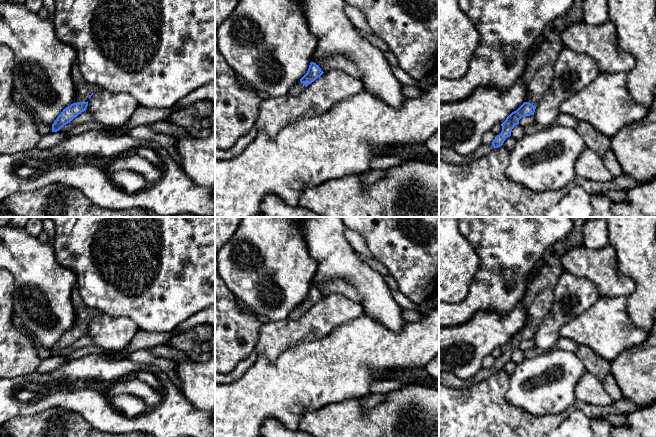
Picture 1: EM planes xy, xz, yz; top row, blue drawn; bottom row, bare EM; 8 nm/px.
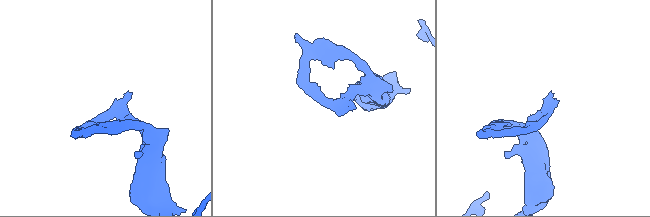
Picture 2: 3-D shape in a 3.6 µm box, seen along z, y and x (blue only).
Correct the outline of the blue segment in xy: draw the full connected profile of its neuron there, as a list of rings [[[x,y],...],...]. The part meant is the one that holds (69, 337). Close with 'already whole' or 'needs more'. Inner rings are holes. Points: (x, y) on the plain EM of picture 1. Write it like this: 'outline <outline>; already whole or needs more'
outline [[[77,285],[72,290],[71,299],[76,312],[76,319],[73,327],[66,331],[52,348],[52,356],[59,355],[64,349],[70,347],[75,341],[86,335],[88,324],[91,320],[99,316],[101,312],[86,306],[77,289]]]; needs more

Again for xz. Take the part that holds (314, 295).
outline [[[311,286],[307,297],[289,314],[288,318],[296,321],[301,318],[305,312],[320,301],[324,296],[319,289]]]; needs more

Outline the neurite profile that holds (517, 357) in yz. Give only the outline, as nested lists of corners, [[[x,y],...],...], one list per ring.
[[[515,349],[511,355],[511,361],[513,361],[516,365],[522,363],[525,360],[524,351]]]

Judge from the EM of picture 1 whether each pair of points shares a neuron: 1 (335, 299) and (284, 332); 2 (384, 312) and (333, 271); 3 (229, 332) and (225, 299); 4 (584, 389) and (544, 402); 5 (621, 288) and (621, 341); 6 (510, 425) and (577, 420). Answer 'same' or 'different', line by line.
1: same
2: same
3: same
4: different
5: different
6: different

